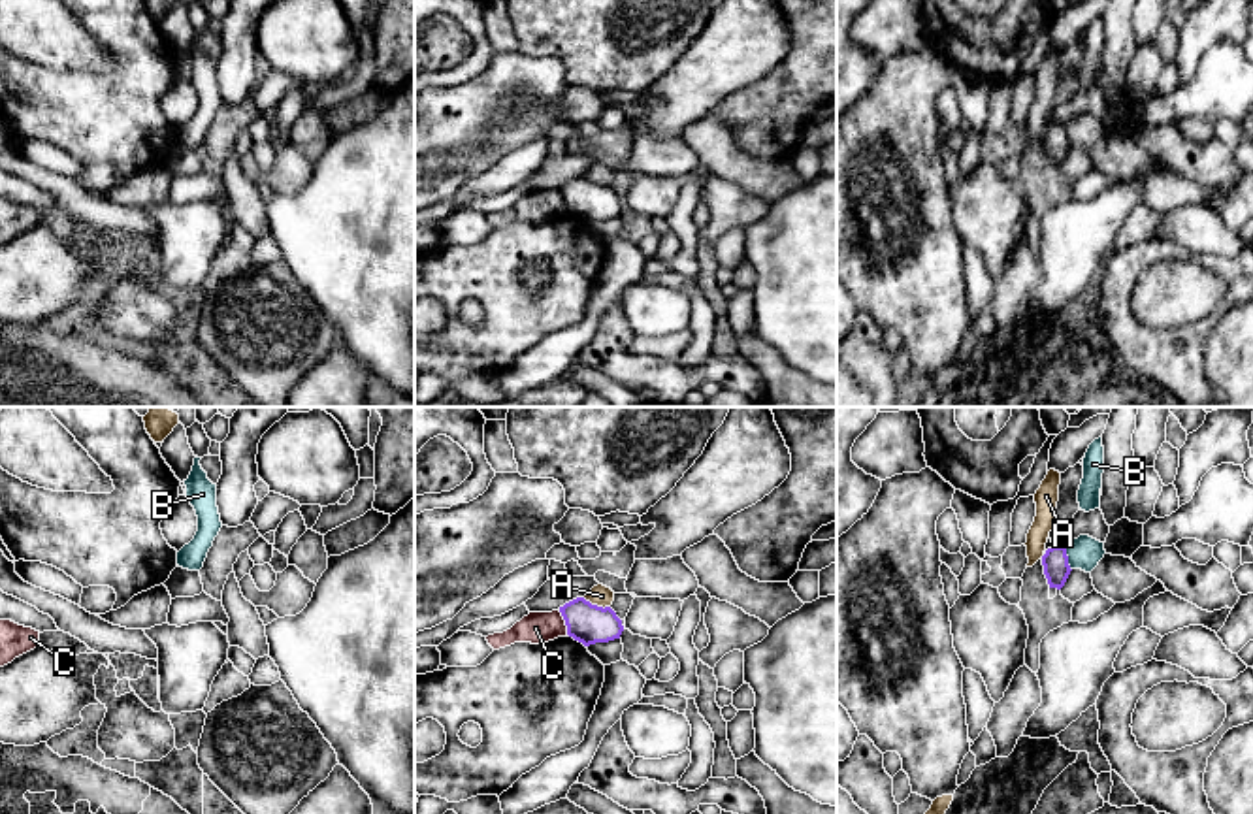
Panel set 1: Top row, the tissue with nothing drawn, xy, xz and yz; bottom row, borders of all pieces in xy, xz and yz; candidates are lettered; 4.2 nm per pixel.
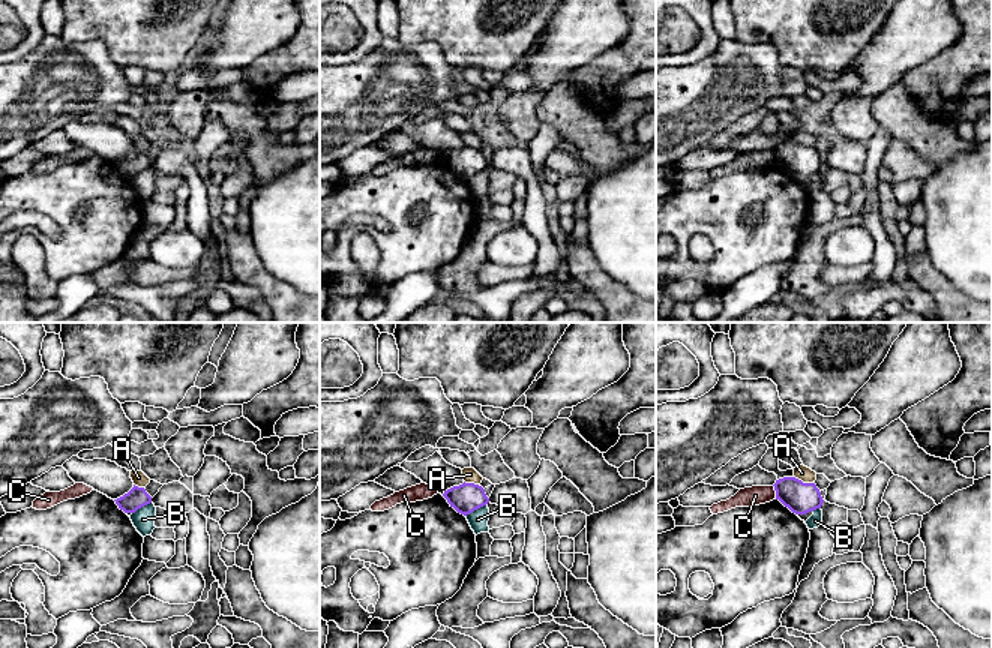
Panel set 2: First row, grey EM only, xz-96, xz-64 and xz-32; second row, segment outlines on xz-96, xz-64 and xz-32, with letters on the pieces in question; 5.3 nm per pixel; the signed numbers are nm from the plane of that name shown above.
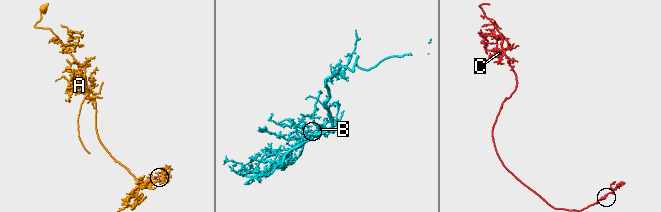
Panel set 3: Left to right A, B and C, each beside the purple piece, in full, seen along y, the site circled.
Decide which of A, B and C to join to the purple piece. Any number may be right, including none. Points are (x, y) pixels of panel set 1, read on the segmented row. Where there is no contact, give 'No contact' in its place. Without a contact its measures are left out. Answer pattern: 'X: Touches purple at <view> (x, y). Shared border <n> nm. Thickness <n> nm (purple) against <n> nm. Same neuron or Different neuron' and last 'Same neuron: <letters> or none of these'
A: Touches purple at xz (596, 605). Shared border 130 nm. Thickness 170 nm (purple) against 90 nm. Different neuron
B: Touches purple at yz (1067, 558). Shared border 110 nm. Thickness 110 nm (purple) against 140 nm. Different neuron
C: Touches purple at xz (566, 622). Shared border 110 nm. Thickness 170 nm (purple) against 140 nm. Different neuron
Same neuron: none of these

